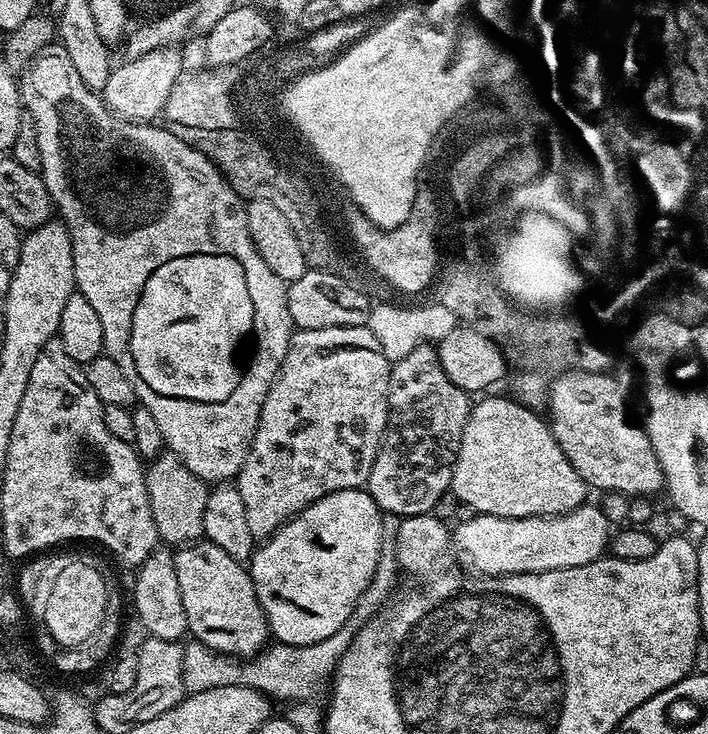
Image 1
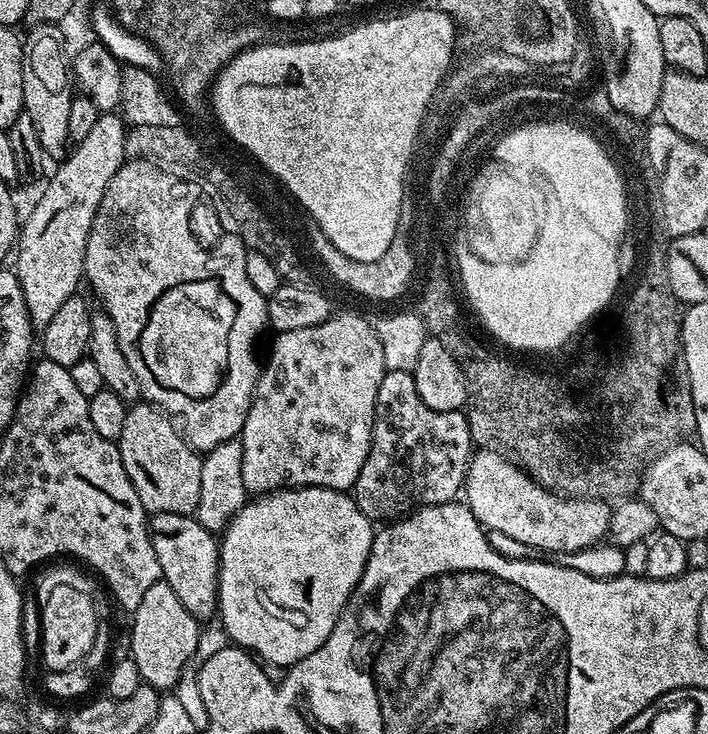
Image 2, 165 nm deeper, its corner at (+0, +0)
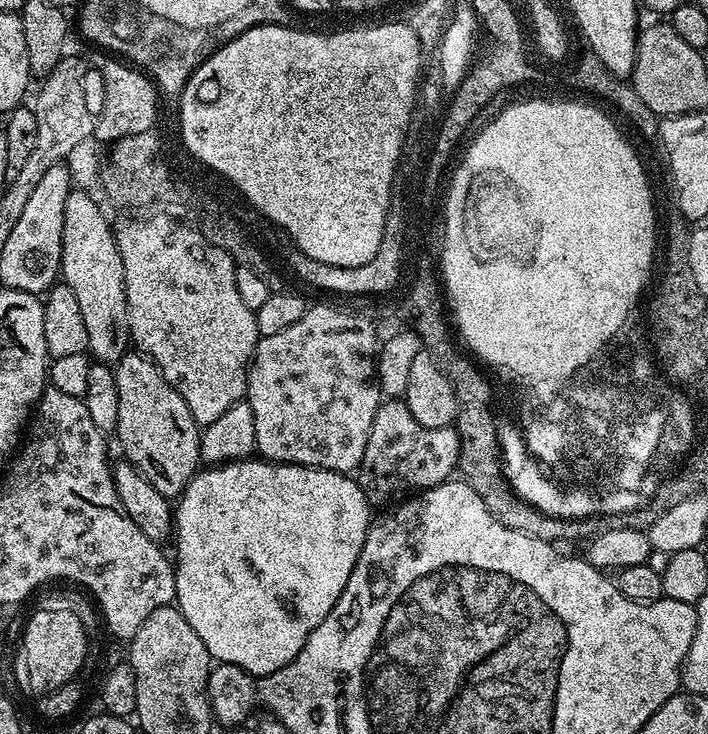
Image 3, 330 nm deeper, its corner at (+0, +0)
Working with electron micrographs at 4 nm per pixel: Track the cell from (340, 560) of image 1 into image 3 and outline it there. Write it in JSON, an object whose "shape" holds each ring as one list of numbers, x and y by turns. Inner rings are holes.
{"shape":[[263,458,234,460,219,466,208,466,197,471,192,481,186,486,183,496,174,504,174,541,176,540,176,599,175,607,194,626,194,634,202,638,202,646,206,646,208,655,213,661,222,664,233,664,254,678,268,676,274,670,286,666,302,650,306,638,334,610,342,590,346,590,346,582,350,582,350,574,362,554,362,546,366,542,366,534,370,527,368,520,370,505,361,490,359,483,351,475,342,472,331,472,325,468,307,468,301,464,277,464]]}

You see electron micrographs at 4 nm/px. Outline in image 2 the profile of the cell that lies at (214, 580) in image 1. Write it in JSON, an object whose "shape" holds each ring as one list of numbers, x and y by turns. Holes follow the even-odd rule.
{"shape":[[155,514,149,519,154,555,158,558,160,575,178,594,178,602,190,610,197,622,205,622,217,615,216,591,220,581,220,546,217,537,205,530,195,515]]}

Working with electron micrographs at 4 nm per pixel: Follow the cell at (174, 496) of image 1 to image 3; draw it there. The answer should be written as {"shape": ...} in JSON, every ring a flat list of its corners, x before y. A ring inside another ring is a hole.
{"shape":[[125,354,114,366,118,382,118,426,114,433,115,439,120,439,120,448,124,451,123,459,133,464,142,478,158,490,158,494,169,498,183,496,186,486,192,481,201,467,200,433,201,425,197,424,194,414,190,414,190,406,172,388,170,382,161,374,160,368,153,360,143,354]]}

